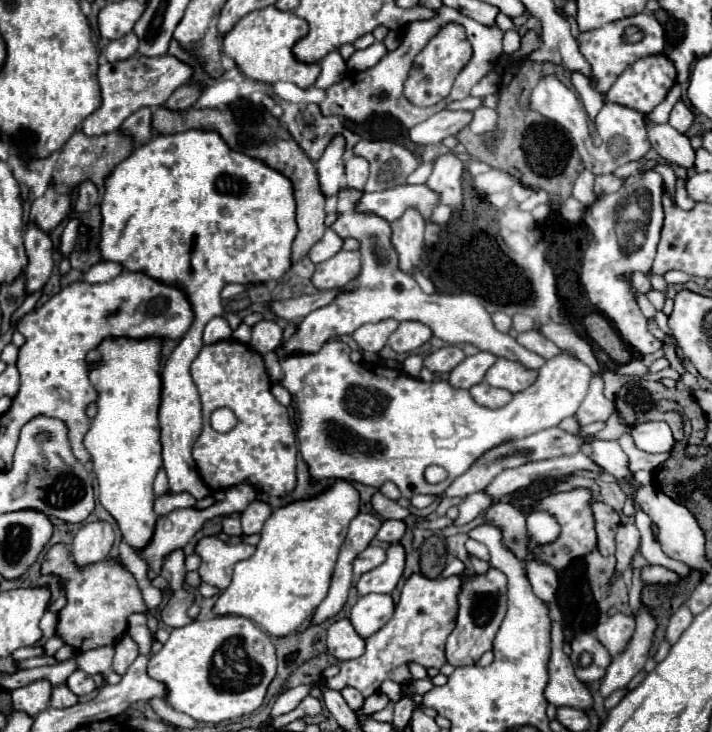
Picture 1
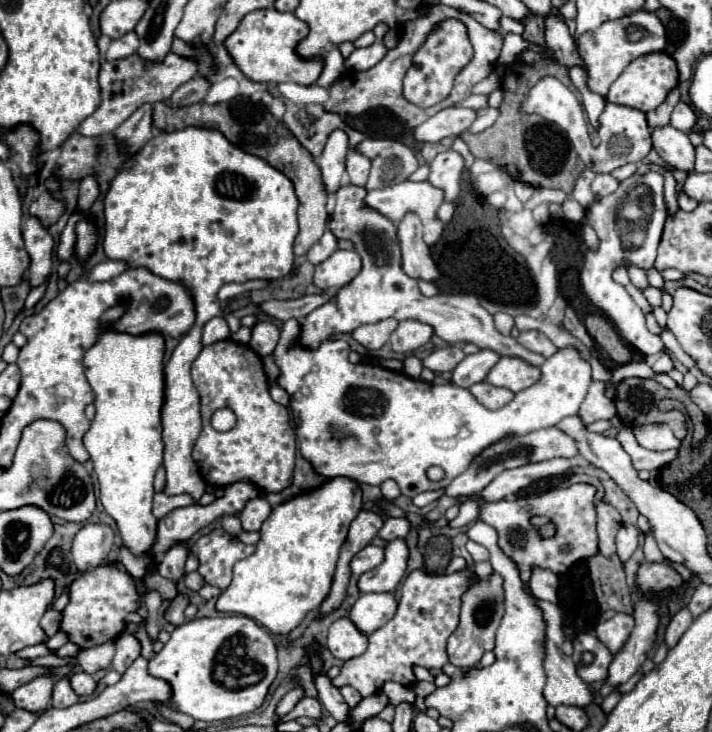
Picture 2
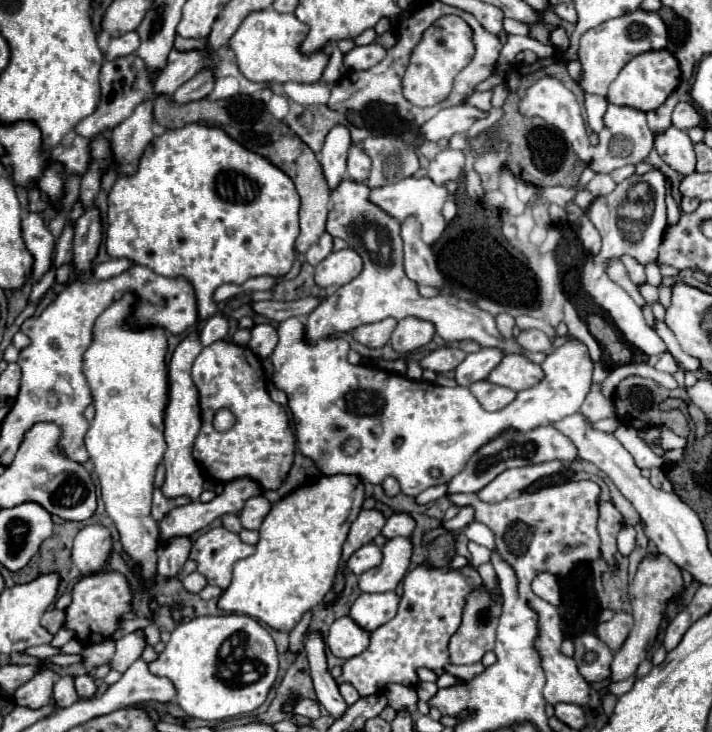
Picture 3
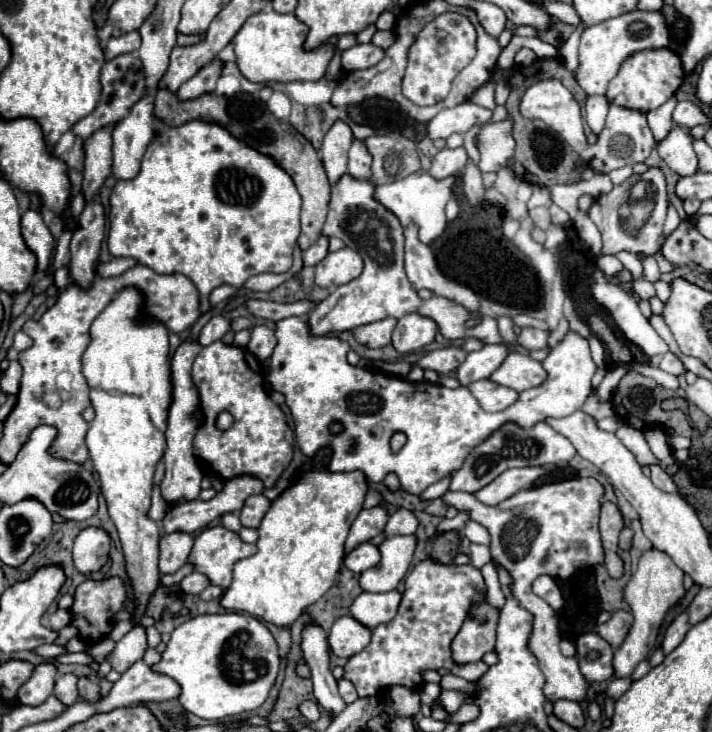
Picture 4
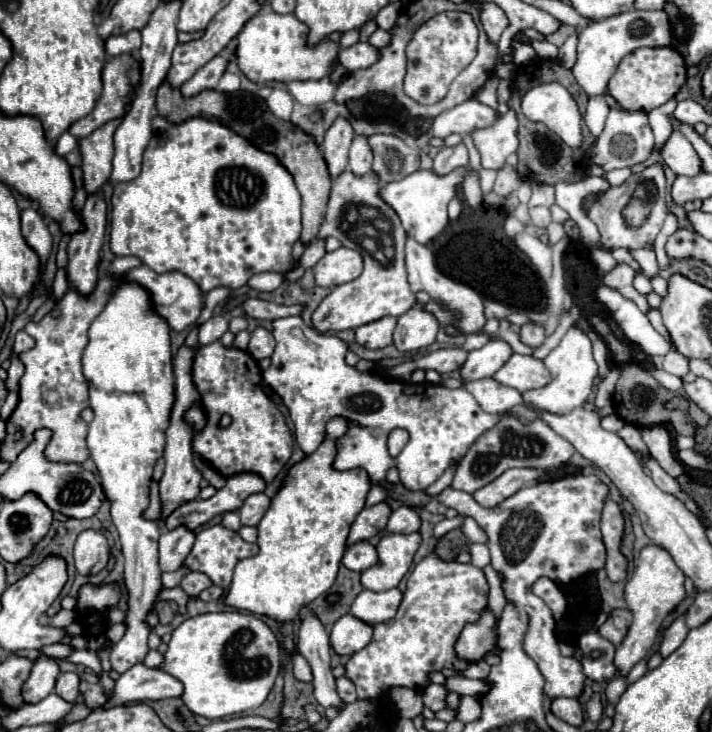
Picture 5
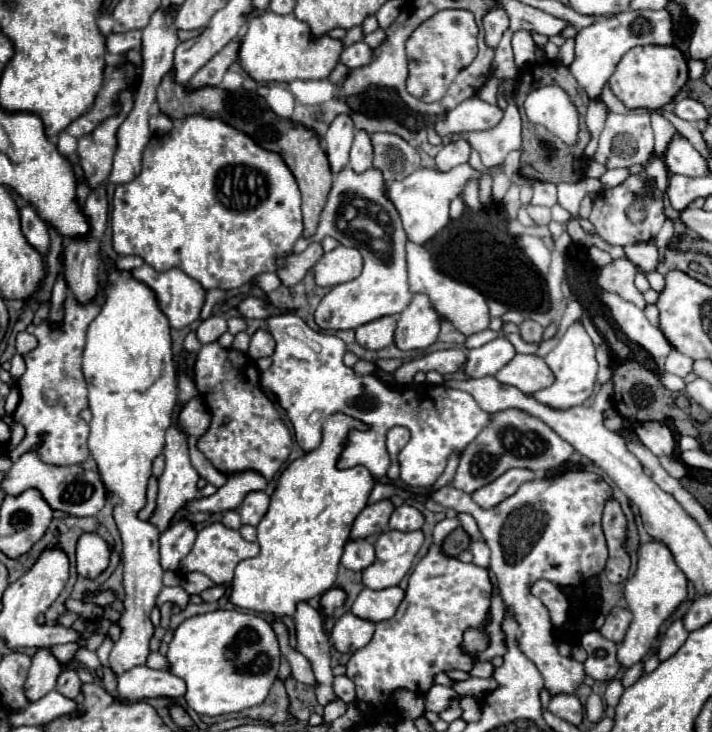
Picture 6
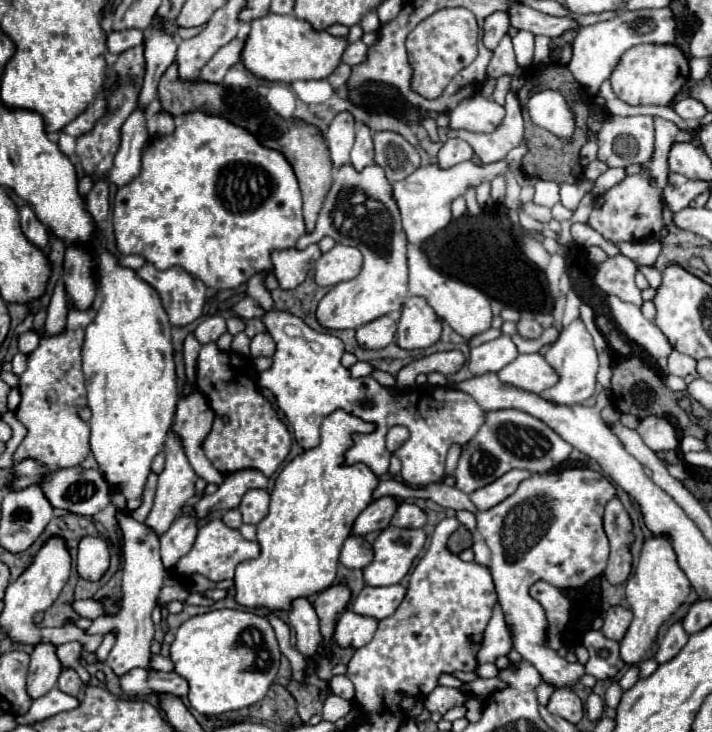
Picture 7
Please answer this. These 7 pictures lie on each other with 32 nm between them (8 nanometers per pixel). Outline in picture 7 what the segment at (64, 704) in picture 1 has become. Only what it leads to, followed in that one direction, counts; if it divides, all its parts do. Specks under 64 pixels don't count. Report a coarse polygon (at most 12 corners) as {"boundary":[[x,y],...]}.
{"boundary":[[64,668],[58,678],[58,690],[76,696],[82,680],[76,670]]}

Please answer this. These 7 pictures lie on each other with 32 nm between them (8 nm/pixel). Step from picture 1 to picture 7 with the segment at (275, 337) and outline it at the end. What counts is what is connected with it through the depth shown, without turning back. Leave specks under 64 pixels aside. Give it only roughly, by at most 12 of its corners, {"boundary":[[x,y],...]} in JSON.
{"boundary":[[268,332],[252,338],[250,356],[272,356],[274,340]]}

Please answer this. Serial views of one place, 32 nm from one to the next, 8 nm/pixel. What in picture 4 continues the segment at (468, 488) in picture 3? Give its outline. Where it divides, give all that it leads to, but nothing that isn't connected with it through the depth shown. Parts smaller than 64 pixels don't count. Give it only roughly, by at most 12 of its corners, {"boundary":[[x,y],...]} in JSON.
{"boundary":[[504,424],[450,490],[478,492],[508,468],[560,464],[574,446],[548,424]]}

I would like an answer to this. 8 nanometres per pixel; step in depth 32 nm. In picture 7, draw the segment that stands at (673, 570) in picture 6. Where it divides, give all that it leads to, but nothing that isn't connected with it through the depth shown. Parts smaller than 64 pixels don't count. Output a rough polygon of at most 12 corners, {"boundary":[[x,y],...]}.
{"boundary":[[664,536],[640,550],[620,642],[638,664],[658,628],[686,602],[690,582]]}

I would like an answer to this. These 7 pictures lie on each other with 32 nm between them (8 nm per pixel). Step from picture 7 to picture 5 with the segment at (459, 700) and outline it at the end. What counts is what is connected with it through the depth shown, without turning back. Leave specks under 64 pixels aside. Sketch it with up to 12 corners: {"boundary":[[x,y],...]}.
{"boundary":[[428,684],[420,694],[432,712],[446,708],[448,690]]}

